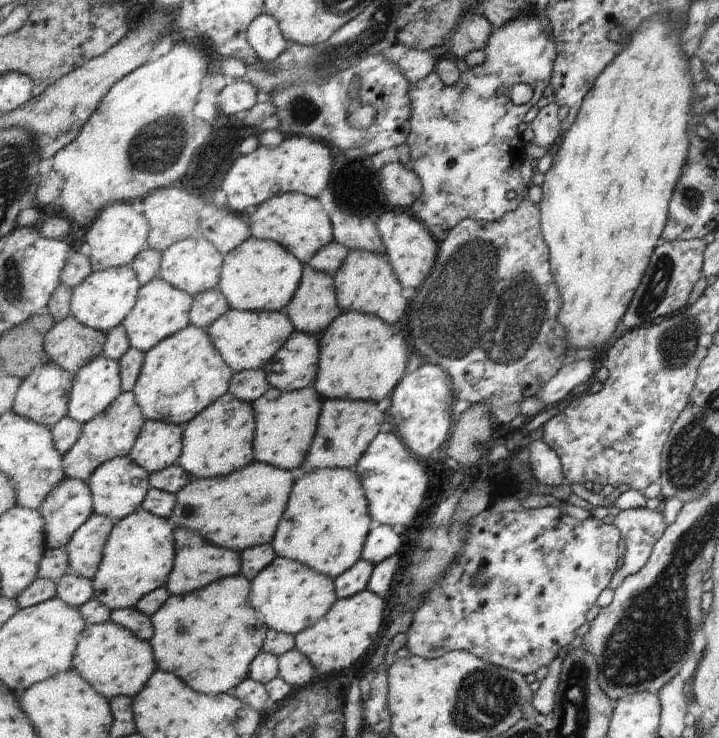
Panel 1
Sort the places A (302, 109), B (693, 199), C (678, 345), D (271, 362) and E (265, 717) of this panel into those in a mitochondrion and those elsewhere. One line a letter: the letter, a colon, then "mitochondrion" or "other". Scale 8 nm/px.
A: mitochondrion
B: mitochondrion
C: mitochondrion
D: other
E: other

